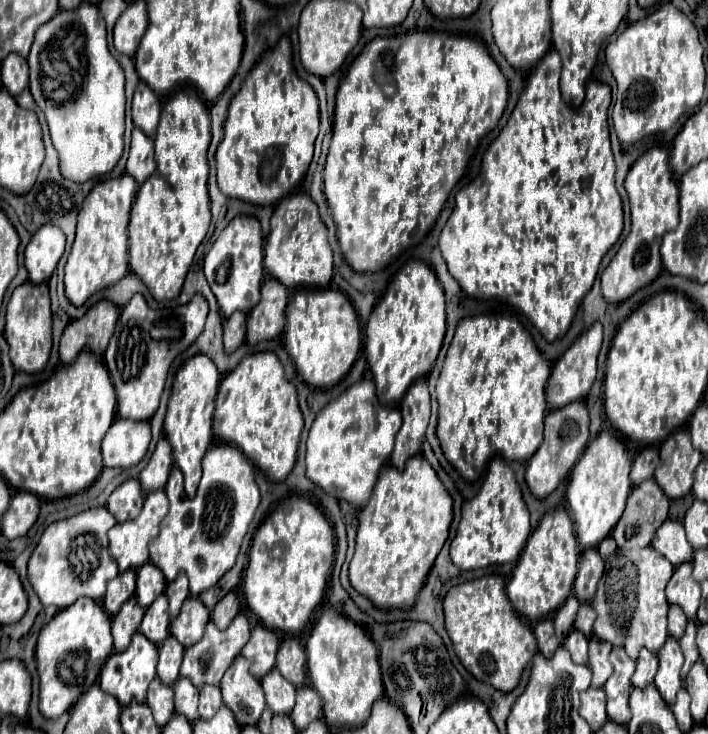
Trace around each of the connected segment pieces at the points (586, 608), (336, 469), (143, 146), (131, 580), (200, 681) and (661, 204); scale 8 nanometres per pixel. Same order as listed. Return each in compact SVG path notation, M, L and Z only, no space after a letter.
M581 604L579 606L579 612L577 612L577 618L575 618L575 630L587 634L587 638L591 636L593 632L593 622L595 622L595 610L591 608L591 604Z
M361 378L317 414L307 438L307 476L337 500L365 506L377 480L379 468L385 464L393 450L393 440L399 432L399 426L399 410L391 412L379 404L373 380Z
M139 128L133 130L131 148L127 158L127 174L131 174L139 184L145 182L155 172L153 140Z
M125 570L125 572L121 572L117 578L113 578L107 584L107 594L103 598L103 606L105 606L105 610L111 616L121 608L121 604L127 598L133 596L133 592L135 592L135 578L137 578L135 570Z
M237 614L227 630L219 630L213 622L209 622L203 638L185 650L183 664L181 664L181 676L189 678L197 688L201 688L203 684L219 684L223 674L235 660L235 656L247 644L247 638L249 638L249 622L243 614Z
M661 146L649 148L629 170L625 190L631 200L631 232L601 274L601 294L607 302L619 304L635 294L641 286L651 284L661 272L661 240L679 222L679 186L669 168L669 152Z

